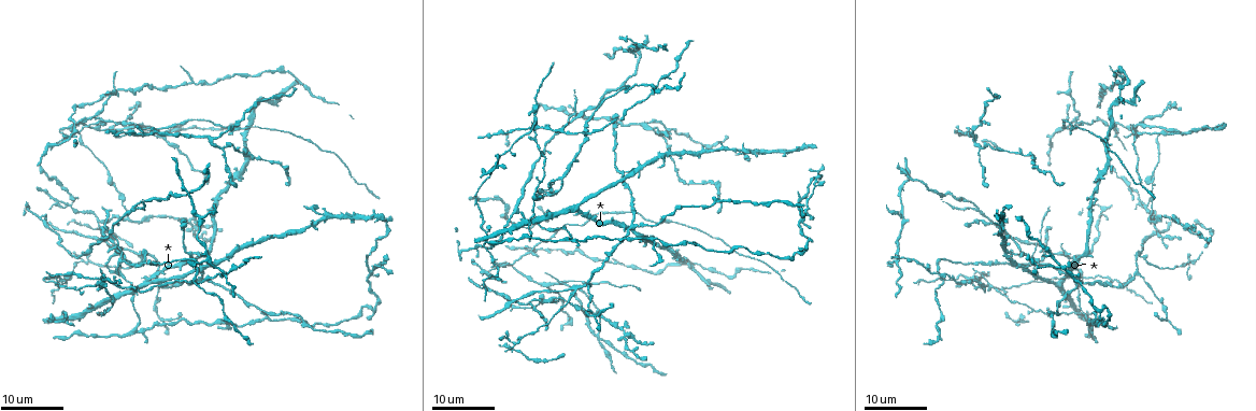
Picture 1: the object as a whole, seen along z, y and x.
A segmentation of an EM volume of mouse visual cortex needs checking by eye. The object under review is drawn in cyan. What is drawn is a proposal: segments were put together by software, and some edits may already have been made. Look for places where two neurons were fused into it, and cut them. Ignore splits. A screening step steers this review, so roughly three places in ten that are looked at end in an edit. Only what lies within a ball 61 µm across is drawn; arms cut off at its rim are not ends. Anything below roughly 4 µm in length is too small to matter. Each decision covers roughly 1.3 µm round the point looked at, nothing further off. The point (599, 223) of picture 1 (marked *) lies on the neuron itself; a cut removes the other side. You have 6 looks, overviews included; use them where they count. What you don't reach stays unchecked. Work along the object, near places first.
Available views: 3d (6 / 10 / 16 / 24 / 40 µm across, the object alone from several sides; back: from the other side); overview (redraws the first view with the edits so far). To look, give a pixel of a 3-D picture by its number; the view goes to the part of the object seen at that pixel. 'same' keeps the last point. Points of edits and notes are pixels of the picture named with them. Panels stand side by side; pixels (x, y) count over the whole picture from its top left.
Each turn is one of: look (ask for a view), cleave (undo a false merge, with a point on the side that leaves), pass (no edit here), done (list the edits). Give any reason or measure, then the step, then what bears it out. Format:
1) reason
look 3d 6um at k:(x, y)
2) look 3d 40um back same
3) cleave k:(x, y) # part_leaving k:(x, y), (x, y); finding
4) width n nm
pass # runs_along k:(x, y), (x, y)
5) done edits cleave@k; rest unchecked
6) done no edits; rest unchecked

looks like a crossing
look 3d 24um at 1:(632, 228)

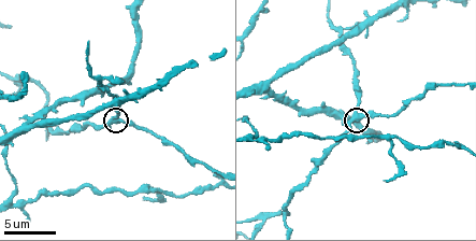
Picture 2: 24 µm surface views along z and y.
look 3d 10um at 2:(120, 120)

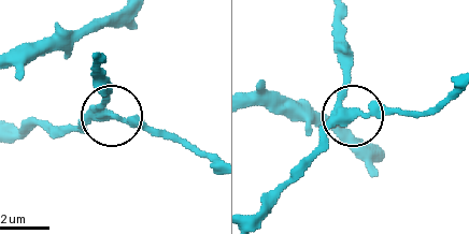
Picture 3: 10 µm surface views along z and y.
width 290 nm
pass # runs_along 3:(336, 17), (347, 110), (360, 116), (408, 116); all the same neuron

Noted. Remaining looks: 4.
two arms in line, one across
look 3d 24um at 1:(973, 209)

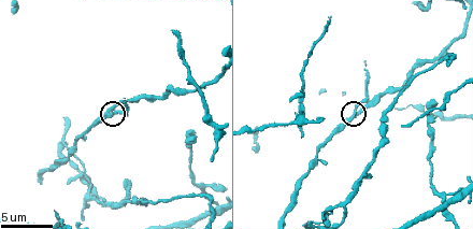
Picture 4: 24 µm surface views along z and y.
look 3d 6um at 4:(112, 112)

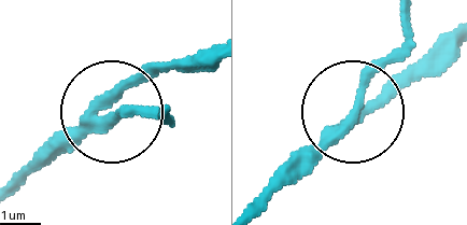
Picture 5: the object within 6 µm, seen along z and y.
width 250 nm
pass # runs_along 5:(16, 186), (115, 114), (167, 114); all the same neuron

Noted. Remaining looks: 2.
four arms meet
look 3d 24um at 1:(97, 309)

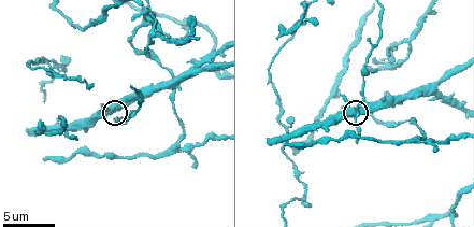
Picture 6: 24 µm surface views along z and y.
zoom in
look 3d 10um at 6:(115, 107)

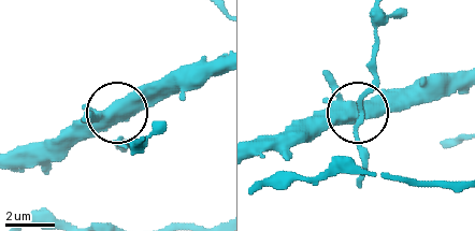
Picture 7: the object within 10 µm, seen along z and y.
pass # one neuron here

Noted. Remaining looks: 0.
done no edits; rest unchecked

